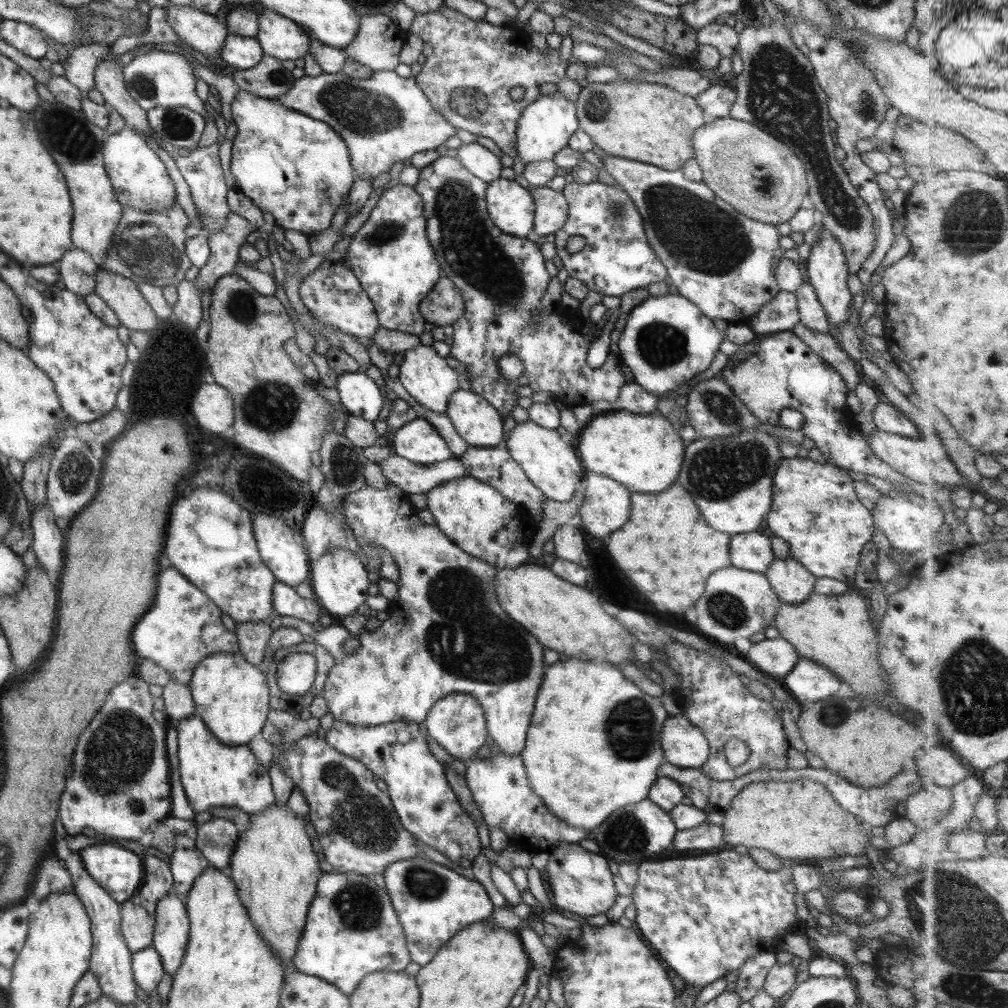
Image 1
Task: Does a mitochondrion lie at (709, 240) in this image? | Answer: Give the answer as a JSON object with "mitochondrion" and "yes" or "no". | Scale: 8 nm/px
{"mitochondrion":"yes"}

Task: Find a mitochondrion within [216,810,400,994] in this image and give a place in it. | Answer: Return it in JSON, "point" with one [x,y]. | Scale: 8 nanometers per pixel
{"point":[358,906]}

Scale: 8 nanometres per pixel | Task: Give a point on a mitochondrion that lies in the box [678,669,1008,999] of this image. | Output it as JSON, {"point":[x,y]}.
{"point":[943,885]}

